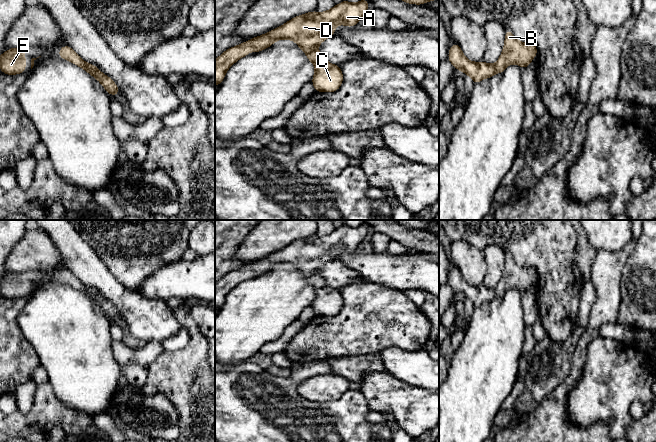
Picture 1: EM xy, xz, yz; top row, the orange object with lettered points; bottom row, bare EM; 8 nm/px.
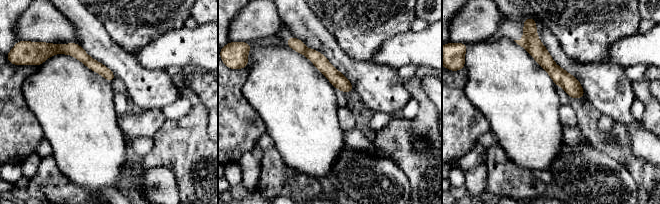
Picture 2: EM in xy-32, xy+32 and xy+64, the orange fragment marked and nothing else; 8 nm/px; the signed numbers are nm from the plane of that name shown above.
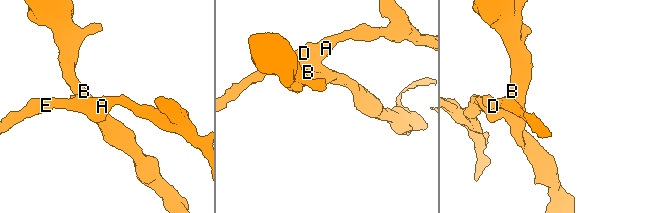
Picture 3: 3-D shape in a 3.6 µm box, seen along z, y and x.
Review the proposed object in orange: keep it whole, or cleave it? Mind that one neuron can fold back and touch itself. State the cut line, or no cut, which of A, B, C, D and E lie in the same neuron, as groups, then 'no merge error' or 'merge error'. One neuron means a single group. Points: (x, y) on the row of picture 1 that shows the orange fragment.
no cut | A B C D E | no merge error

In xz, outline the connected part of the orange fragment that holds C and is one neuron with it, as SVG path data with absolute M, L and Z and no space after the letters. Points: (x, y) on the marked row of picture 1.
M346 0L328 11L318 13L315 10L292 18L282 26L259 37L254 37L238 46L227 49L215 60L215 86L224 79L227 70L240 58L252 50L255 53L270 47L281 39L293 40L307 54L307 59L315 65L312 83L317 92L335 92L343 82L343 73L339 65L330 64L317 50L325 39L335 35L335 27L343 24L353 27L365 15L368 0L350 3Z

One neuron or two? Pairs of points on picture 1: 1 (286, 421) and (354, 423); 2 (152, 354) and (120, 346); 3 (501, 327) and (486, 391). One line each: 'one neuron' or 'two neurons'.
1: one neuron
2: one neuron
3: one neuron

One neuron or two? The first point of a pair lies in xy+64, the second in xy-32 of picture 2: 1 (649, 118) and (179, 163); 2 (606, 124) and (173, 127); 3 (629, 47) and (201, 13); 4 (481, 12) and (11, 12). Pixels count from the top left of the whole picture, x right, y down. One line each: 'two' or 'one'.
1: one
2: two
3: two
4: two

